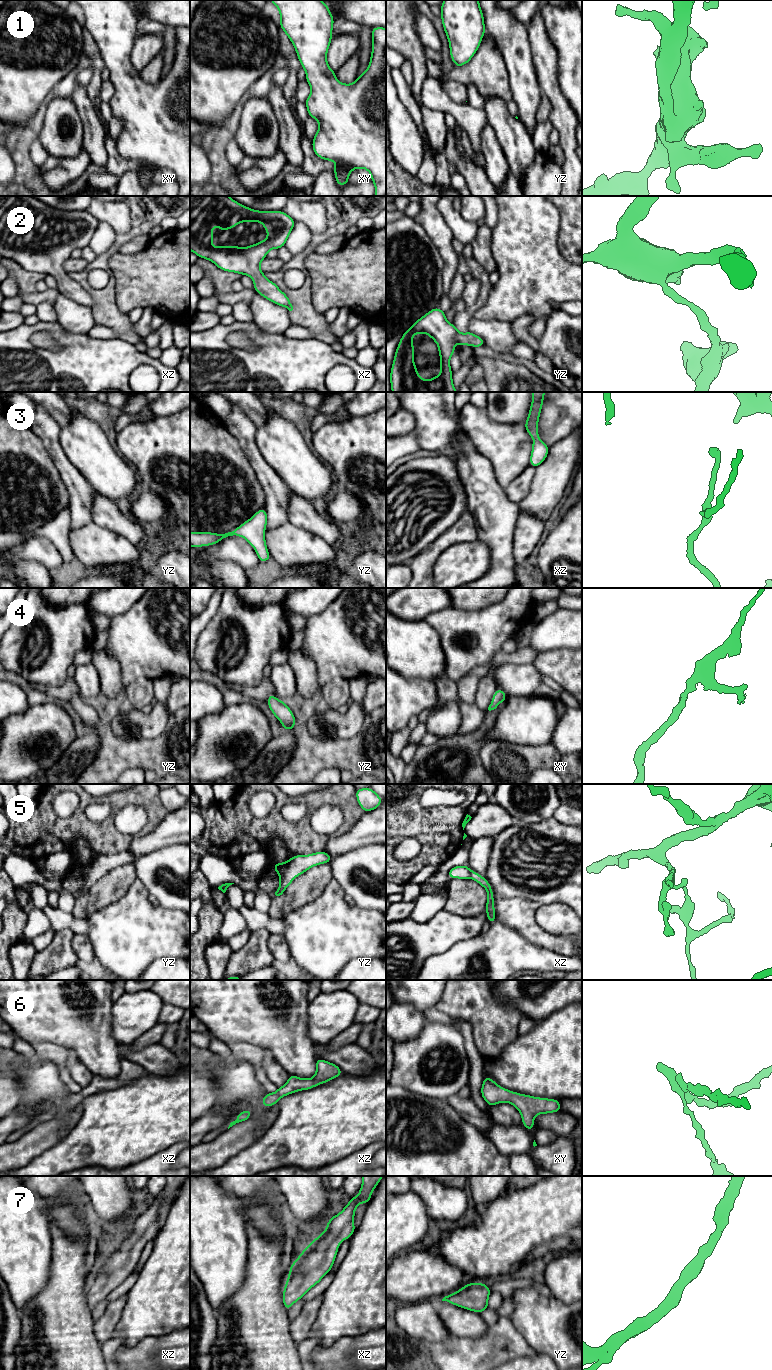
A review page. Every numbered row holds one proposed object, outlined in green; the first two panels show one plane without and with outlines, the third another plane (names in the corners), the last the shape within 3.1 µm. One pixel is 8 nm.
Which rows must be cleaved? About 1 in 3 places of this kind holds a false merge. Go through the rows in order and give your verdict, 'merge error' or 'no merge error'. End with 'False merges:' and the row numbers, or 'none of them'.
1: no merge error
2: no merge error
3: no merge error
4: no merge error
5: merge error
6: no merge error
7: no merge error
False merges: 5

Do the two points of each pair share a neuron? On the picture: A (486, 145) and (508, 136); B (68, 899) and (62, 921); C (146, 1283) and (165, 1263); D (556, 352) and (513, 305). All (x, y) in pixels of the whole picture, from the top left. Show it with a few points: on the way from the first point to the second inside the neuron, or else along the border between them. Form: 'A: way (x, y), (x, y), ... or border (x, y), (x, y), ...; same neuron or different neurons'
A: border (488, 122), (508, 162); different neurons
B: border (57, 907), (71, 913); different neurons
C: way (151, 1278), (160, 1268); same neuron
D: border (533, 317), (529, 314), (524, 314), (510, 322); different neurons

